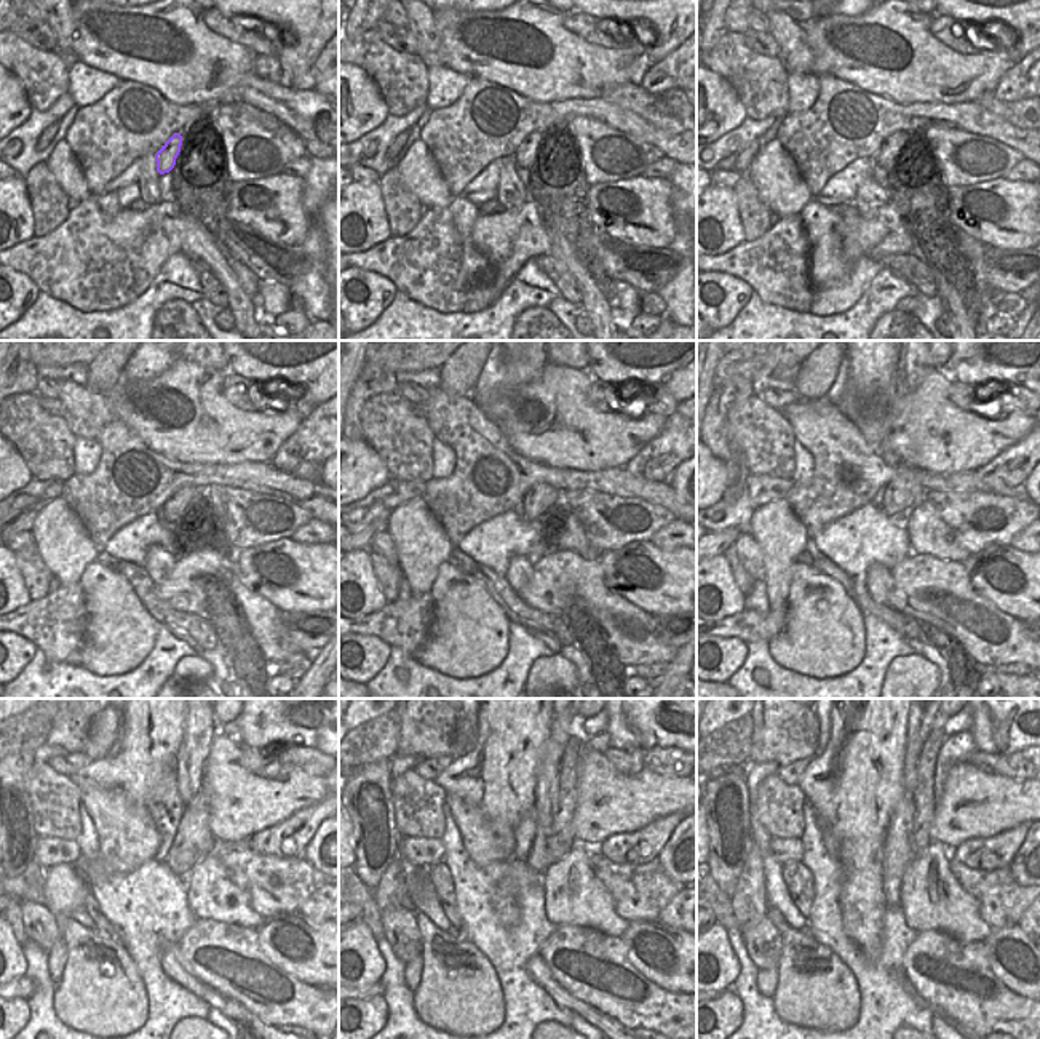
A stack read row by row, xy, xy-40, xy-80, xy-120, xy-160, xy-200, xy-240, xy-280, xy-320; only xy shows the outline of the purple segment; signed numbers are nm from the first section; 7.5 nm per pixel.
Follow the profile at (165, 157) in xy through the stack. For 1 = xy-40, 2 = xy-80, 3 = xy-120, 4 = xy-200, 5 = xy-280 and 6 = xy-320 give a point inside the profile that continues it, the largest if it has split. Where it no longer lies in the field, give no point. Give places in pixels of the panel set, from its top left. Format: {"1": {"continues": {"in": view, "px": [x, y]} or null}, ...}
{"1": {"continues": {"in": "xy-40", "px": [524, 157]}}, "2": {"continues": {"in": "xy-80", "px": [893, 143]}}, "3": {"continues": {"in": "xy-120", "px": [179, 501]}}, "4": {"continues": {"in": "xy-200", "px": [903, 491]}}, "5": {"continues": {"in": "xy-280", "px": [553, 839]}}, "6": {"continues": {"in": "xy-320", "px": [924, 796]}}}

